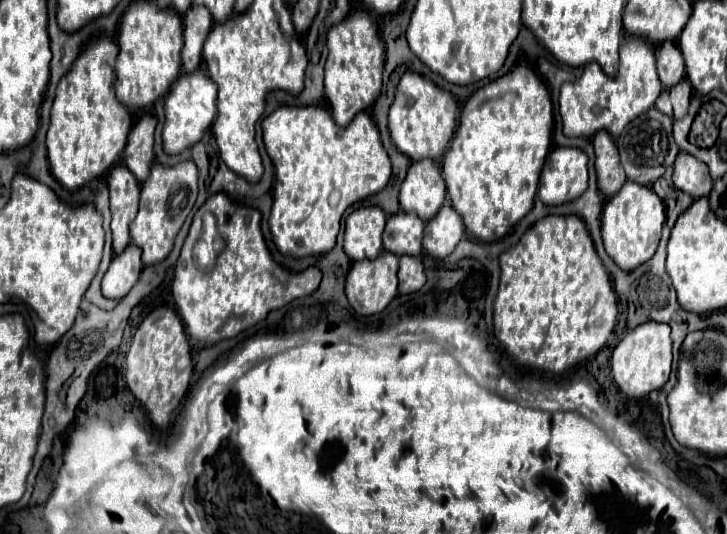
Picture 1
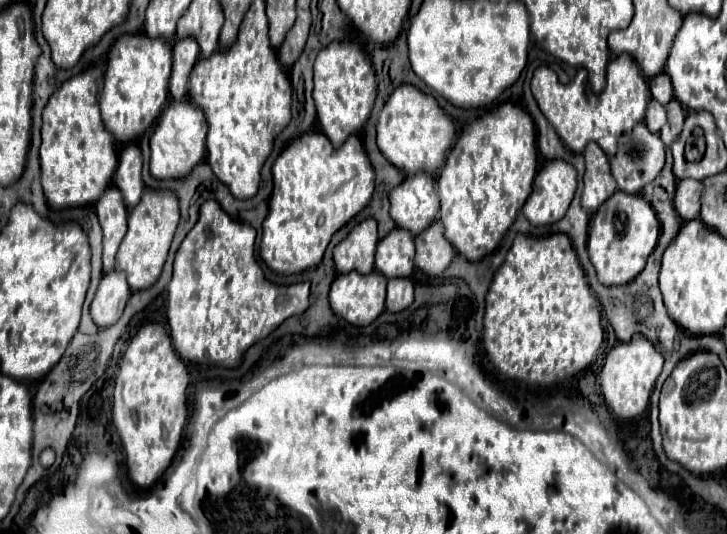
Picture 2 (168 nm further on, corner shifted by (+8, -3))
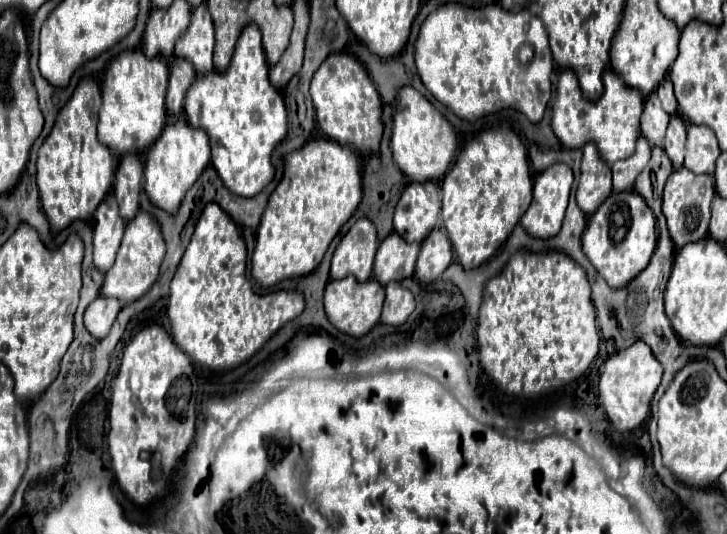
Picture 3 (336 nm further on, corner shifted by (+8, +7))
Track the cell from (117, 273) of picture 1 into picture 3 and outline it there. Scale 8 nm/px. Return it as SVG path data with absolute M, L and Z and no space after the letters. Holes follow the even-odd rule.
M99 294L85 310L85 326L95 338L107 336L117 312L123 308L123 304L117 298L107 298Z

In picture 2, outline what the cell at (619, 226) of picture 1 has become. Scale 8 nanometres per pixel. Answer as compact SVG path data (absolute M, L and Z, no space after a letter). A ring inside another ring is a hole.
M615 192L599 210L591 216L587 250L591 264L595 266L597 280L603 286L625 286L647 264L649 254L659 240L659 220L655 210L641 198Z

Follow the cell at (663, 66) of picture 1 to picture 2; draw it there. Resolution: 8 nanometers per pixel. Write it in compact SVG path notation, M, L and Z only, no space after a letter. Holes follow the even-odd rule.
M659 74L655 78L649 80L649 90L651 90L651 96L659 102L659 104L667 104L673 100L673 90L671 90L671 80L665 76L665 74Z

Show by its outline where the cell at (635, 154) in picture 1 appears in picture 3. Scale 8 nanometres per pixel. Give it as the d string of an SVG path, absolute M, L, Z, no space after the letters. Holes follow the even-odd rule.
M641 134L637 138L637 148L635 154L627 160L619 160L611 166L613 170L613 188L617 192L631 190L635 184L635 178L641 174L641 170L649 164L651 160L651 142Z

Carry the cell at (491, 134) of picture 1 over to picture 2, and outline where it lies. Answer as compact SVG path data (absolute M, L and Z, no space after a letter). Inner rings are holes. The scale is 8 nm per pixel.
M503 104L501 108L477 118L463 130L437 180L437 194L441 204L439 220L443 224L447 240L455 246L457 254L467 258L469 262L477 262L497 248L505 232L515 222L519 210L523 208L523 202L531 194L535 174L537 174L537 148L533 120L521 108L513 104Z

